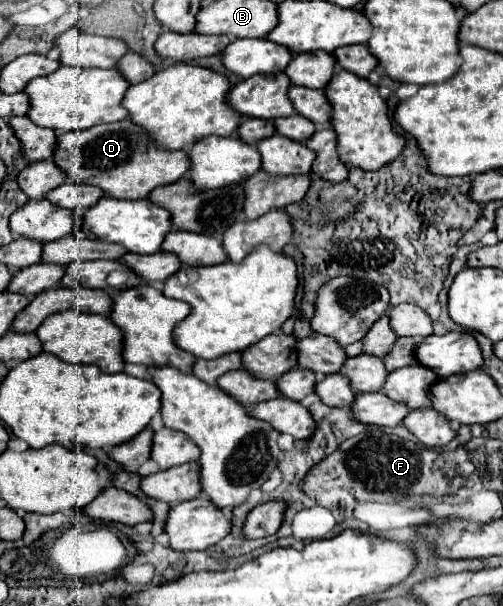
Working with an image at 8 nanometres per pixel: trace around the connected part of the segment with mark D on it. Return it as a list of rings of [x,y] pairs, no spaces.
[[[130,118],[112,124],[98,124],[82,132],[60,134],[54,162],[66,170],[72,180],[98,186],[106,194],[124,200],[146,198],[156,186],[172,184],[190,170],[186,150],[166,150],[156,146],[150,132],[134,124]]]

